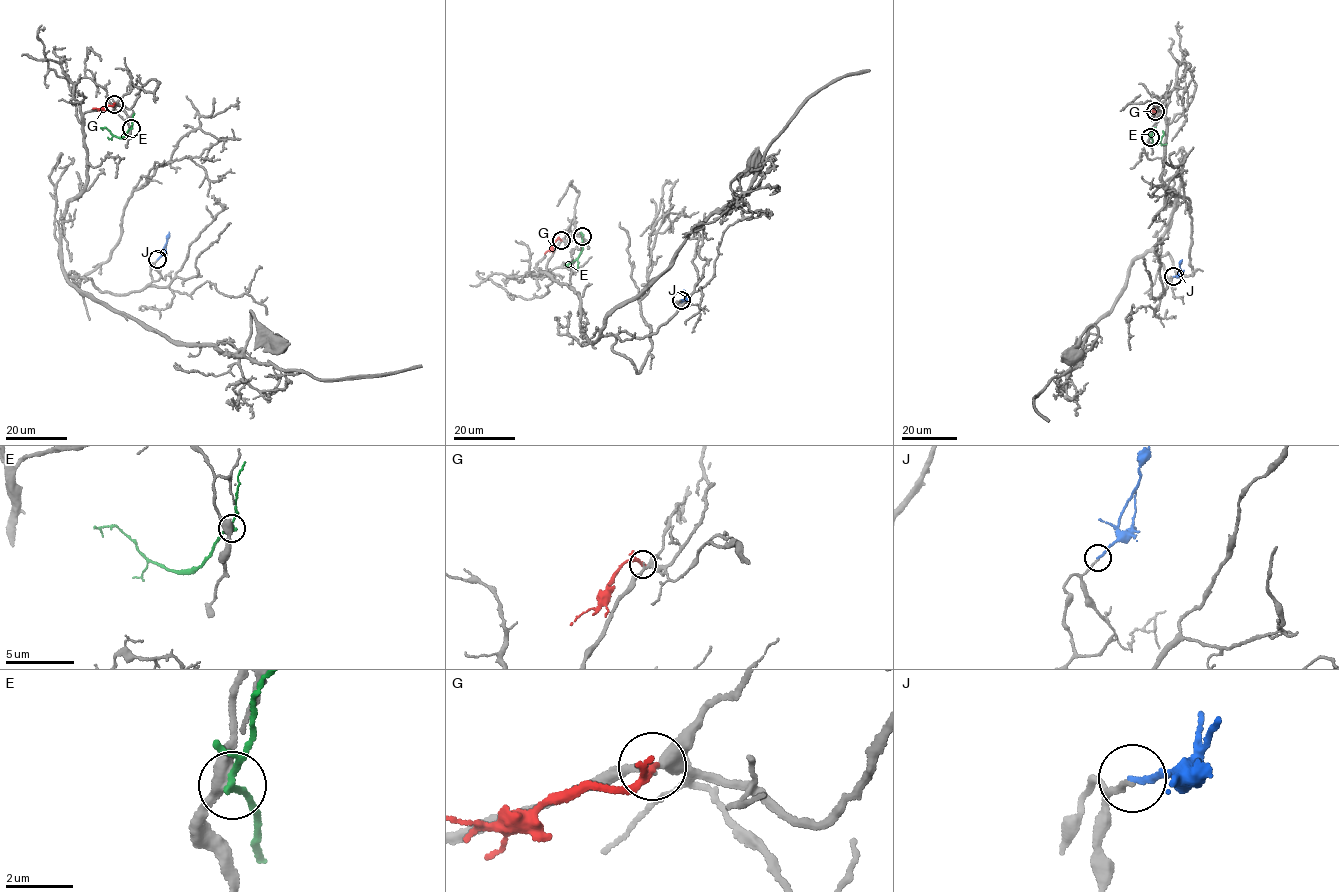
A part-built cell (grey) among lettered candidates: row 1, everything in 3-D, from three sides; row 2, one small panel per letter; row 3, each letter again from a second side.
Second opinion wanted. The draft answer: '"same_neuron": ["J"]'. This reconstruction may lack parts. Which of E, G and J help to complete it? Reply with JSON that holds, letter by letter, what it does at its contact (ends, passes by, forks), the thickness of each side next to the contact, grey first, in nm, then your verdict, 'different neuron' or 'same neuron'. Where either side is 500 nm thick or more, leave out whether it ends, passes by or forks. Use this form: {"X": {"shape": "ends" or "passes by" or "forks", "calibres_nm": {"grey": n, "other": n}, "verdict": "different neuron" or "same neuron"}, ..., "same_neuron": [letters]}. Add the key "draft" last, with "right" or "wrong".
{"E": {"shape": "passes by", "calibres_nm": {"grey": 400, "other": 180}, "verdict": "different neuron"}, "G": {"shape": "passes by", "calibres_nm": {"grey": 240, "other": 160}, "verdict": "different neuron"}, "J": {"shape": "ends", "calibres_nm": {"grey": 140, "other": 160}, "verdict": "different neuron"}, "same_neuron": [], "draft": "wrong"}

